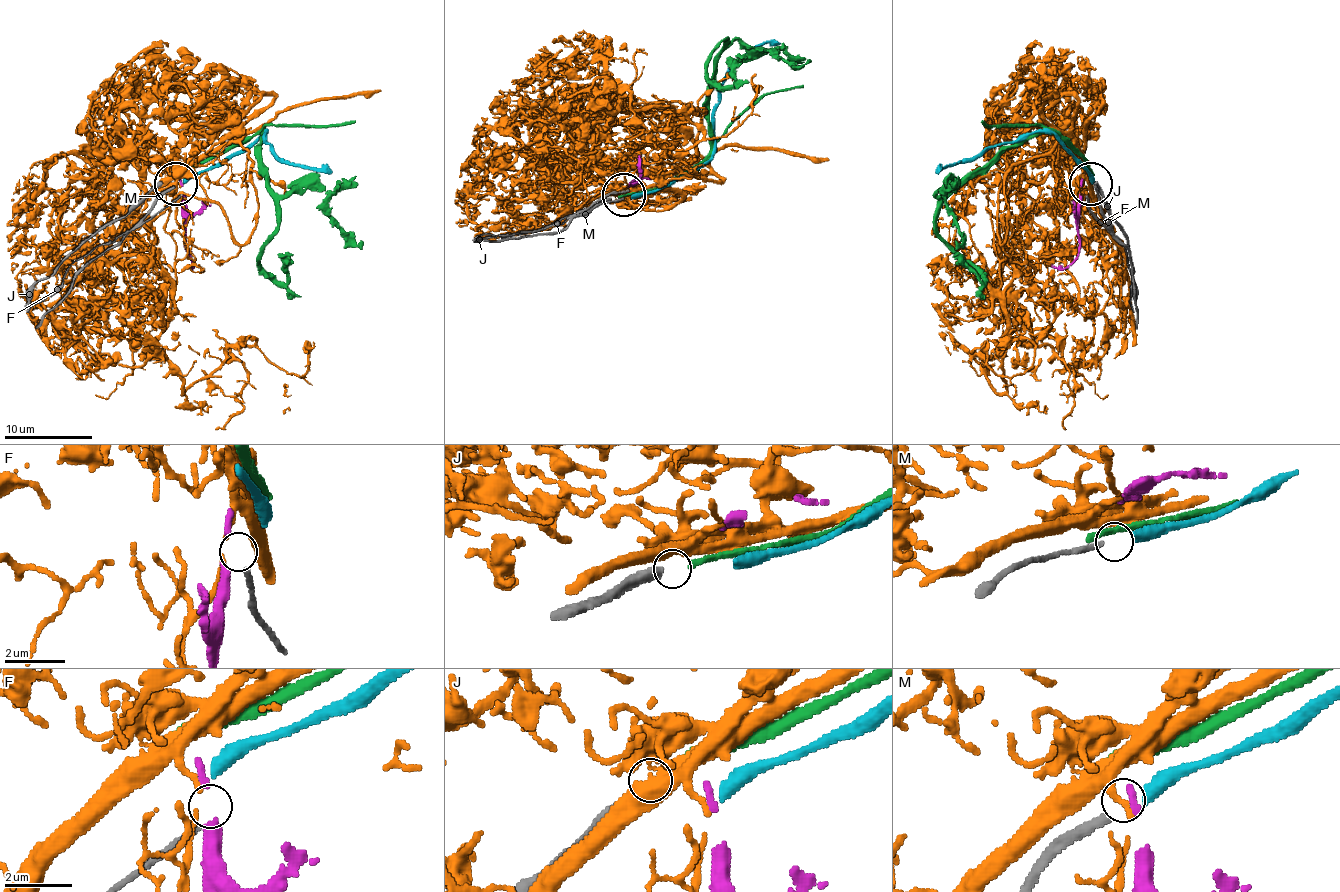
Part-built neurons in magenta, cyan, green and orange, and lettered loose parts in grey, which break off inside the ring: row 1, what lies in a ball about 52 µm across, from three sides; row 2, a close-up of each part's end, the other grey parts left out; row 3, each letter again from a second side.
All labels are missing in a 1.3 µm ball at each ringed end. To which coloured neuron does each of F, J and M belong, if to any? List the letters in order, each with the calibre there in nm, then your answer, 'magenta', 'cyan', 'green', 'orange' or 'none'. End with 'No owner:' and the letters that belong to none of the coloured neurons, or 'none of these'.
F: 180 nm thick; none
J: 400 nm thick; green
M: 220 nm thick; cyan
No owner: F

